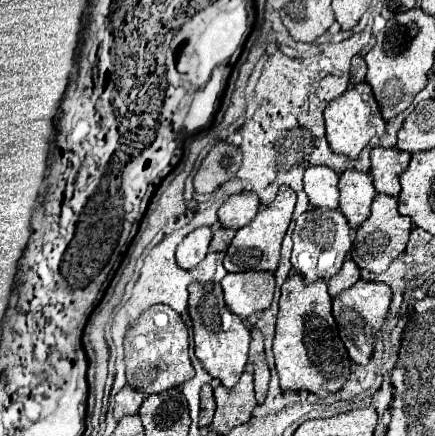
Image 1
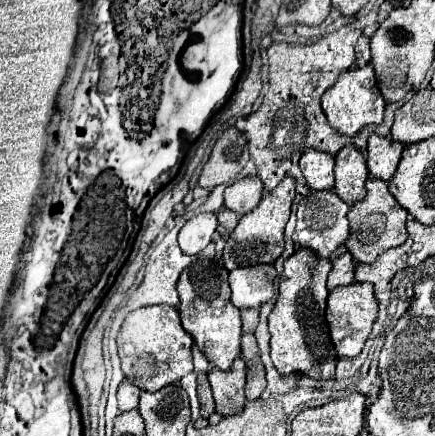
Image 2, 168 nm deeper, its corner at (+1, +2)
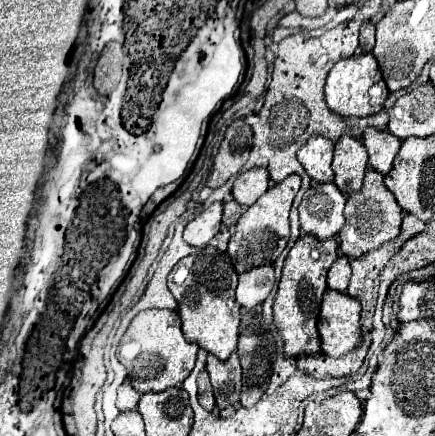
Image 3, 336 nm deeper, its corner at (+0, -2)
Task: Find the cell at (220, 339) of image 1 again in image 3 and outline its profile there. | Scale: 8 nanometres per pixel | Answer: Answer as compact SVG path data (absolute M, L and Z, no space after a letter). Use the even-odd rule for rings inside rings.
M206 246L200 252L180 260L180 264L174 266L168 278L168 288L178 302L184 336L220 360L226 360L238 344L240 304L234 298L236 284L238 274L230 256L212 246Z

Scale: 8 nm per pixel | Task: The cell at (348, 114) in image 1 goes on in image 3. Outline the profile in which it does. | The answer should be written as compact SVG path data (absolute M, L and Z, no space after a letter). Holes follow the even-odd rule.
M372 52L342 58L334 64L326 78L326 104L340 116L370 116L384 108L384 100L388 98L388 88L382 72L378 70L378 62Z

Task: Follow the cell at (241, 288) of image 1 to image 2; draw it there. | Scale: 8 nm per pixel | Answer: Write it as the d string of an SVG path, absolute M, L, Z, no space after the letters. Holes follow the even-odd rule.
M257 264L229 272L231 302L237 308L259 308L275 294L275 268Z

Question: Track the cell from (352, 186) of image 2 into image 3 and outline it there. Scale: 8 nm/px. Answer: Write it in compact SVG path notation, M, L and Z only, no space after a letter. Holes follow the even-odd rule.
M342 134L340 140L336 142L332 160L334 184L342 190L342 194L348 196L360 190L366 168L368 168L368 154L364 144L348 134Z

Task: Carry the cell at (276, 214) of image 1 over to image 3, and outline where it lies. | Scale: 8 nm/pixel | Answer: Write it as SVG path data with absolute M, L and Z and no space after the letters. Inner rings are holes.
M292 174L292 176L284 178L282 182L270 186L270 190L240 216L236 228L230 236L230 244L228 244L228 254L230 254L238 274L246 272L250 268L256 268L260 264L274 264L274 260L286 248L288 238L290 238L288 214L290 214L290 206L292 206L292 200L294 200L298 188L300 188L300 176Z

